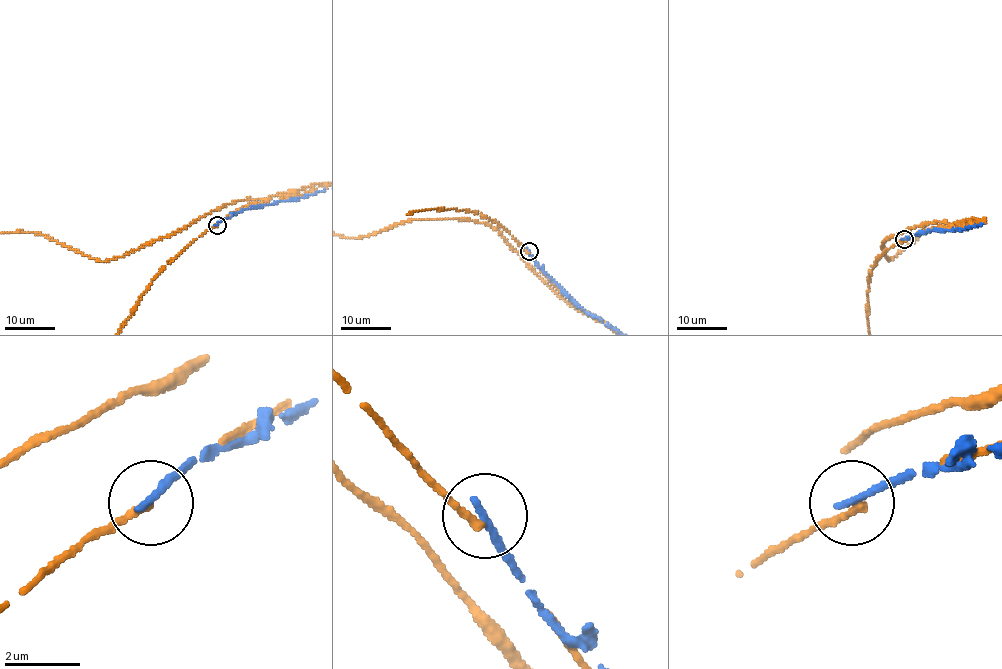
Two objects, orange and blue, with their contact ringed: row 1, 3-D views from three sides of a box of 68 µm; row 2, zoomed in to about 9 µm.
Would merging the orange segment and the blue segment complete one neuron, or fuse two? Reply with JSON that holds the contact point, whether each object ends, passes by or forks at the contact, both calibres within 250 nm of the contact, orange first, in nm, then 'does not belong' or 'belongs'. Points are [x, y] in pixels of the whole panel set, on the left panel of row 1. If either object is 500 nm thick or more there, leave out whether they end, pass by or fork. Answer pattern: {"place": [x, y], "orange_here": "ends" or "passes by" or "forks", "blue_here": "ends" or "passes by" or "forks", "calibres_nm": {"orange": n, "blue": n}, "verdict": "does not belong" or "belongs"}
{"place": [217, 225], "orange_here": "ends", "blue_here": "ends", "calibres_nm": {"orange": 200, "blue": 200}, "verdict": "does not belong"}

